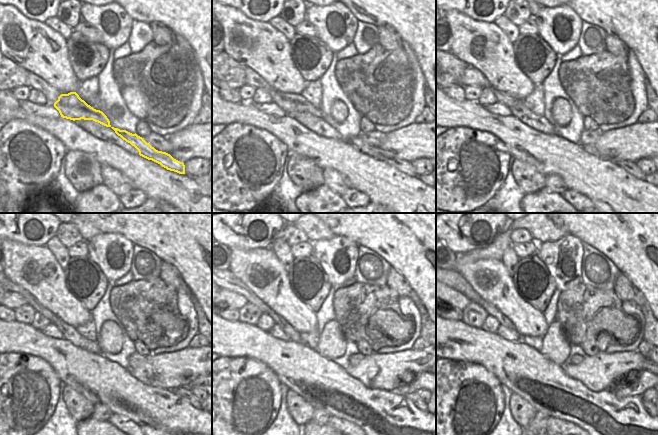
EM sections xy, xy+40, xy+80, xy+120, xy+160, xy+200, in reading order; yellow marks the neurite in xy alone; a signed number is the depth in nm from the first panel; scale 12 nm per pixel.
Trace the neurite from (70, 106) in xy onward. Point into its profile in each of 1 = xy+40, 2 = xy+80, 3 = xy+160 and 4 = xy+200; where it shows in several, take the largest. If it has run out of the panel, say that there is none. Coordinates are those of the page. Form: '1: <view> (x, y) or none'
1: xy+40 (289, 103)
2: xy+80 (502, 97)
3: xy+160 (232, 283)
4: xy+200 (456, 281)

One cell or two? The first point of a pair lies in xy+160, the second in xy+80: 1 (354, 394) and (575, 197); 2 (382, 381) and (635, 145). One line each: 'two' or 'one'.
1: two
2: one

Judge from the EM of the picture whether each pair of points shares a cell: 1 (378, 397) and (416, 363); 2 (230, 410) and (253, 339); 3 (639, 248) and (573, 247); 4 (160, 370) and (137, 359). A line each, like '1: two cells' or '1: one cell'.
1: two cells
2: two cells
3: two cells
4: two cells

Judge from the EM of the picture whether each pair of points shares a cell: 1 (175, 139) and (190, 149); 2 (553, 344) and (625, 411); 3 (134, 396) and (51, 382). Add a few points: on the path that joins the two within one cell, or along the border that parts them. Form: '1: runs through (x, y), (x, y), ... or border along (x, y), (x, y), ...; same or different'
1: runs through (179, 140), (186, 145); same
2: border along (541, 353), (561, 366); different
3: border along (46, 362), (61, 381); different

